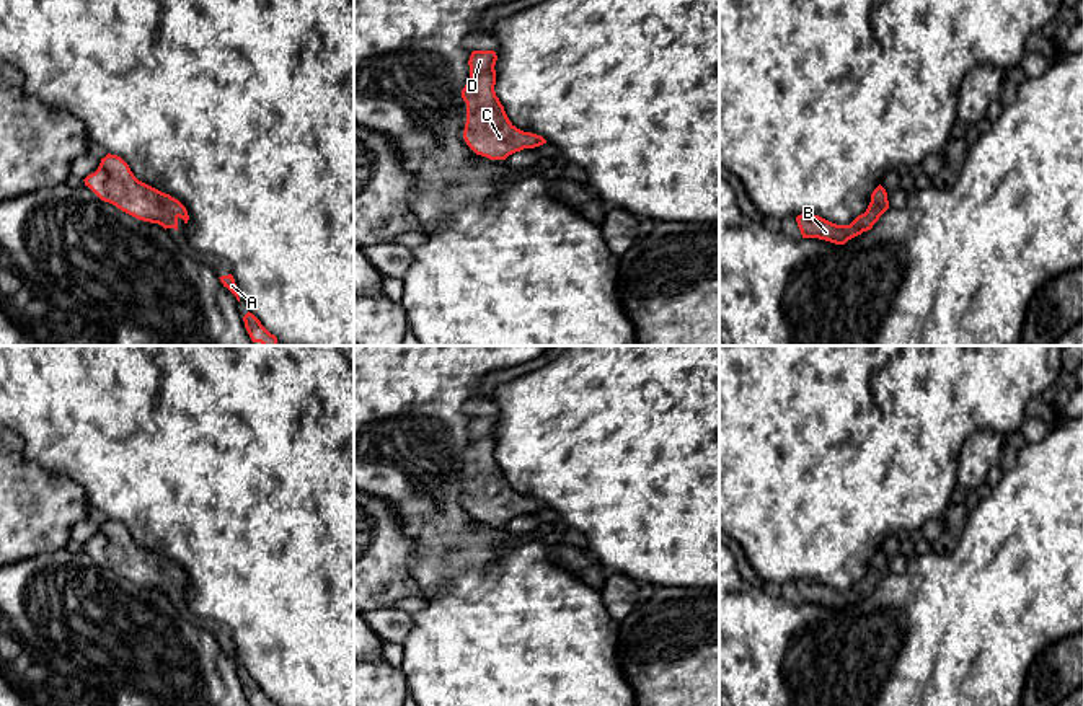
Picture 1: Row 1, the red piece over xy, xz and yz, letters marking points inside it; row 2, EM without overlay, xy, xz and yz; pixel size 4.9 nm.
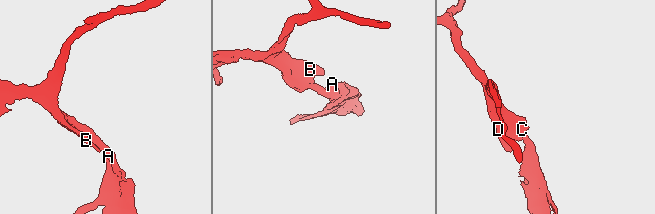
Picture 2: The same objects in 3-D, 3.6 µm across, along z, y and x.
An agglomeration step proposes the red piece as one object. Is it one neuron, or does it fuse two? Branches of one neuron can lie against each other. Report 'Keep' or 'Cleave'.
Keep

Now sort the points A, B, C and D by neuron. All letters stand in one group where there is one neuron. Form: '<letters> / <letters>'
A B C D

